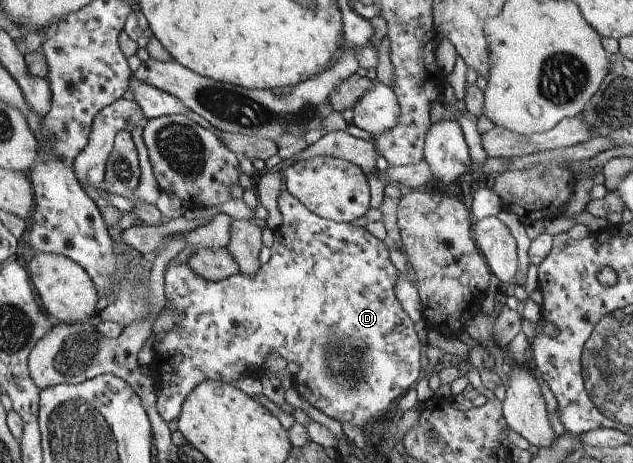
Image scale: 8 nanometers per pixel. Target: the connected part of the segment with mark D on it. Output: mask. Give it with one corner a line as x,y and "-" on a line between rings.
288,190
280,191
277,203
283,222
273,230
275,239
270,247
271,256
269,261
262,265
262,269
255,276
251,277
237,273
225,279
211,282
210,280
203,279
202,276
198,276
188,266
188,263
179,264
171,260
171,264
167,265
165,272
165,295
166,299
172,303
172,308
176,311
176,314
180,317
180,322
170,332
161,337
161,342
156,343
154,358
148,365
150,373
155,375
153,381
156,389
156,406
159,415
166,422
179,417
187,397
201,383
207,380
215,380
235,385
239,379
249,376
256,378
258,377
256,368
264,367
264,361
270,354
280,355
287,362
294,361
300,365
299,372
293,375
293,387
303,399
329,417
333,417
333,419
337,419
341,423
349,422
361,428
365,423
377,421
377,417
385,415
387,407
395,405
395,401
403,393
406,393
418,378
421,378
423,373
421,368
422,344
415,333
414,321
405,313
405,310
396,298
394,287
398,271
393,266
391,260
389,260
387,242
377,239
363,226
347,222
336,222
335,220
328,220
311,213

